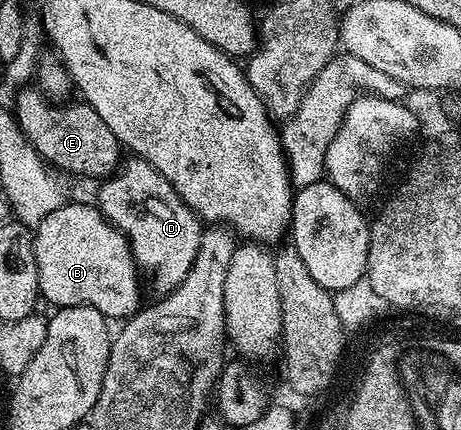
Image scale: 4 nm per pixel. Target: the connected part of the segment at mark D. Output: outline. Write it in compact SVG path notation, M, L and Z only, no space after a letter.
M131 155L128 158L128 161L126 158L119 168L100 184L103 186L99 189L97 207L110 225L125 234L135 264L146 276L147 273L151 276L151 285L156 289L156 294L166 295L182 283L185 275L189 275L193 259L199 250L204 226L200 217L181 199L181 195L177 195L177 191L171 186L169 179L165 179L165 175L161 175L142 157Z

